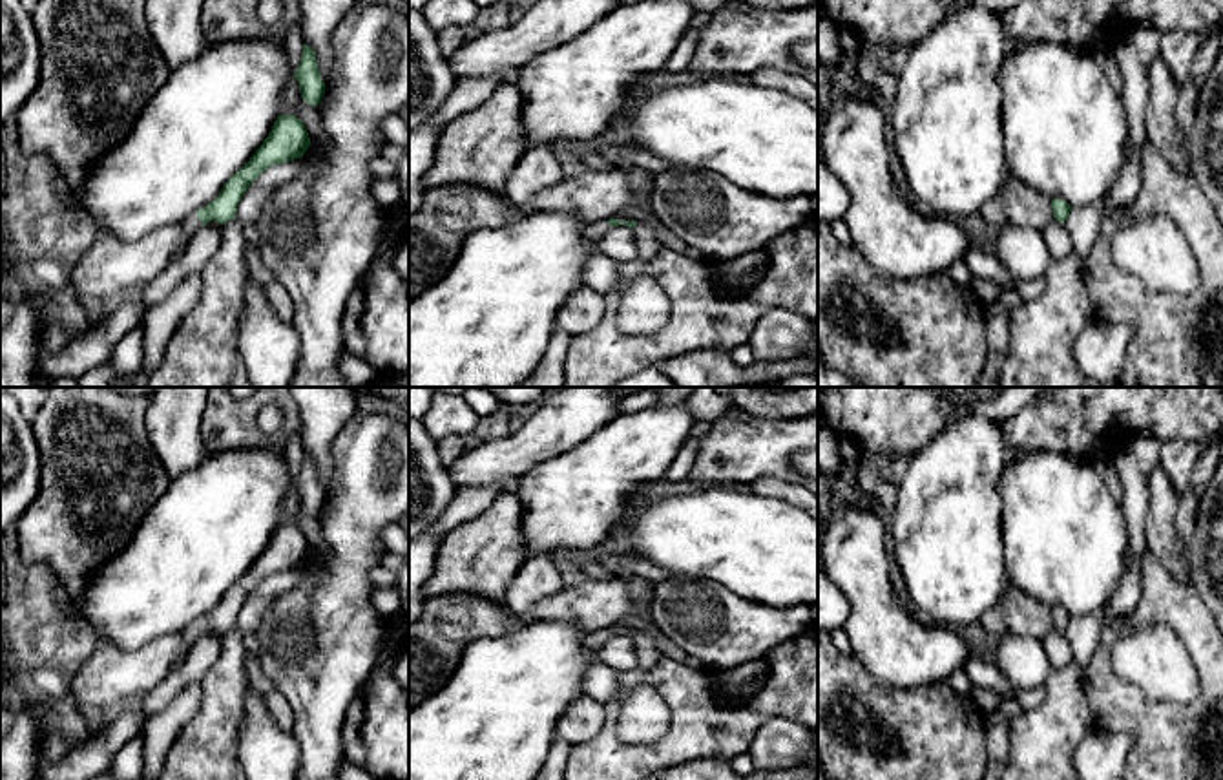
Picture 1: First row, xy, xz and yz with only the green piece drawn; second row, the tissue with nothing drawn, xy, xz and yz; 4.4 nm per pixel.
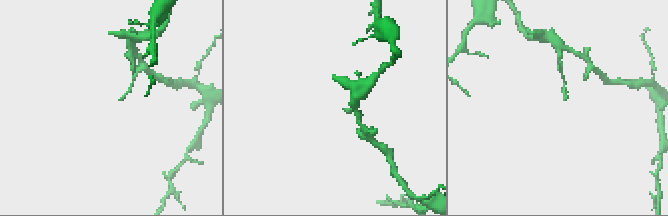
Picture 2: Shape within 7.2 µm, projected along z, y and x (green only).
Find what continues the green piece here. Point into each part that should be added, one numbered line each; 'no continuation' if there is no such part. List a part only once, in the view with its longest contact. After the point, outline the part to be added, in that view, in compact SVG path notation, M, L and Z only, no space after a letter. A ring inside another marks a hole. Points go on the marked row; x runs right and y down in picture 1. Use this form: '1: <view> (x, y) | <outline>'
1: xy (192, 221) | M190 214L184 221L183 221L183 230L184 230L184 243L183 247L175 252L173 259L179 259L190 241L190 237L195 234L195 230L203 225L203 221L197 217L195 214Z

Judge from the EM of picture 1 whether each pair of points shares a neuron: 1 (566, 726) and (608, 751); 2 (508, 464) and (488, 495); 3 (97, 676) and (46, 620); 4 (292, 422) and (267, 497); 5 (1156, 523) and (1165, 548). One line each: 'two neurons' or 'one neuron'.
1: two neurons
2: two neurons
3: two neurons
4: two neurons
5: one neuron

